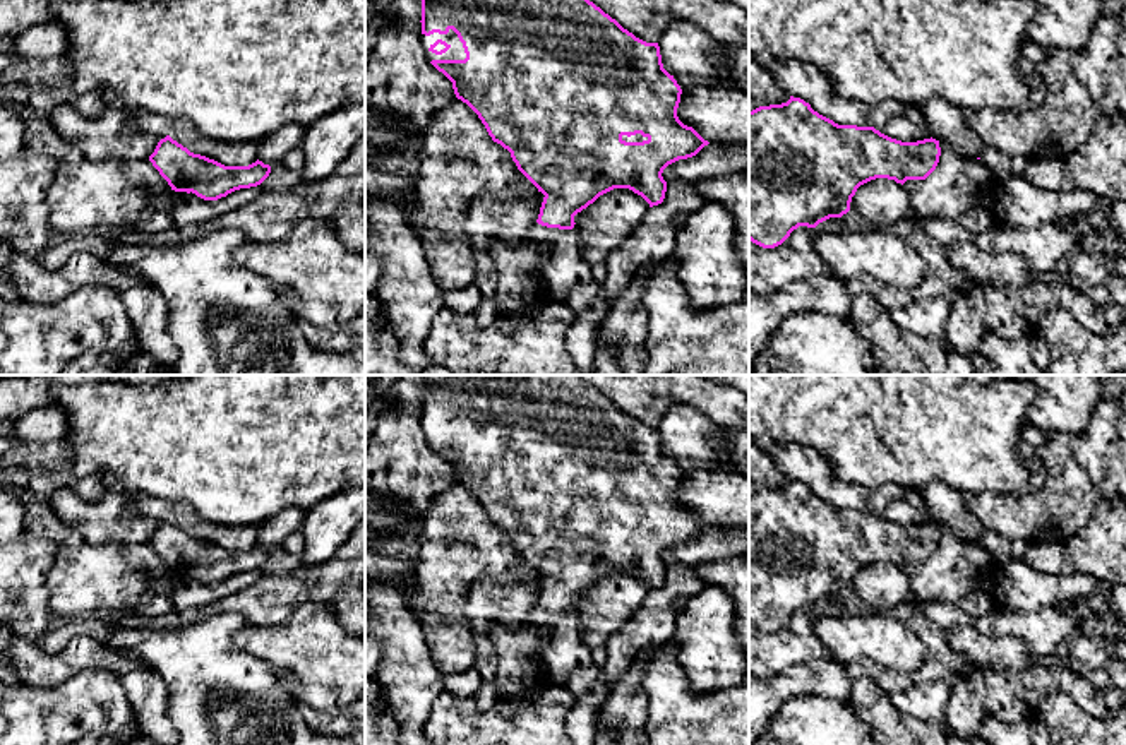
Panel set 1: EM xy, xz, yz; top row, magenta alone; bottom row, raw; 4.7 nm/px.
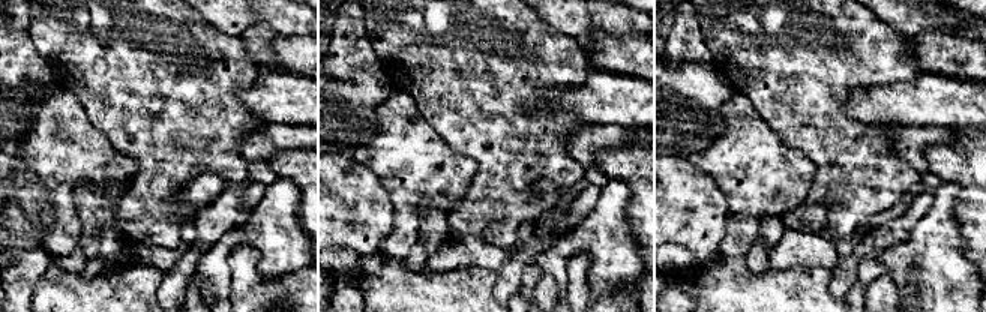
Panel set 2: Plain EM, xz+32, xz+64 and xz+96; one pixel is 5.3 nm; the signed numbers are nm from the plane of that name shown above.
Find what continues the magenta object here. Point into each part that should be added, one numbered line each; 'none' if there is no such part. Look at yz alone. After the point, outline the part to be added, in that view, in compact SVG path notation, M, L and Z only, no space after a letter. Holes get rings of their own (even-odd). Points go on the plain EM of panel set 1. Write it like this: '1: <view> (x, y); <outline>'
none

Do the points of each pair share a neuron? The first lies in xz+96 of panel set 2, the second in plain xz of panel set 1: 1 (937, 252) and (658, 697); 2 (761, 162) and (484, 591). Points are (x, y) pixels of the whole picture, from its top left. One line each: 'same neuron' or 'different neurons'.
1: different neurons
2: different neurons

